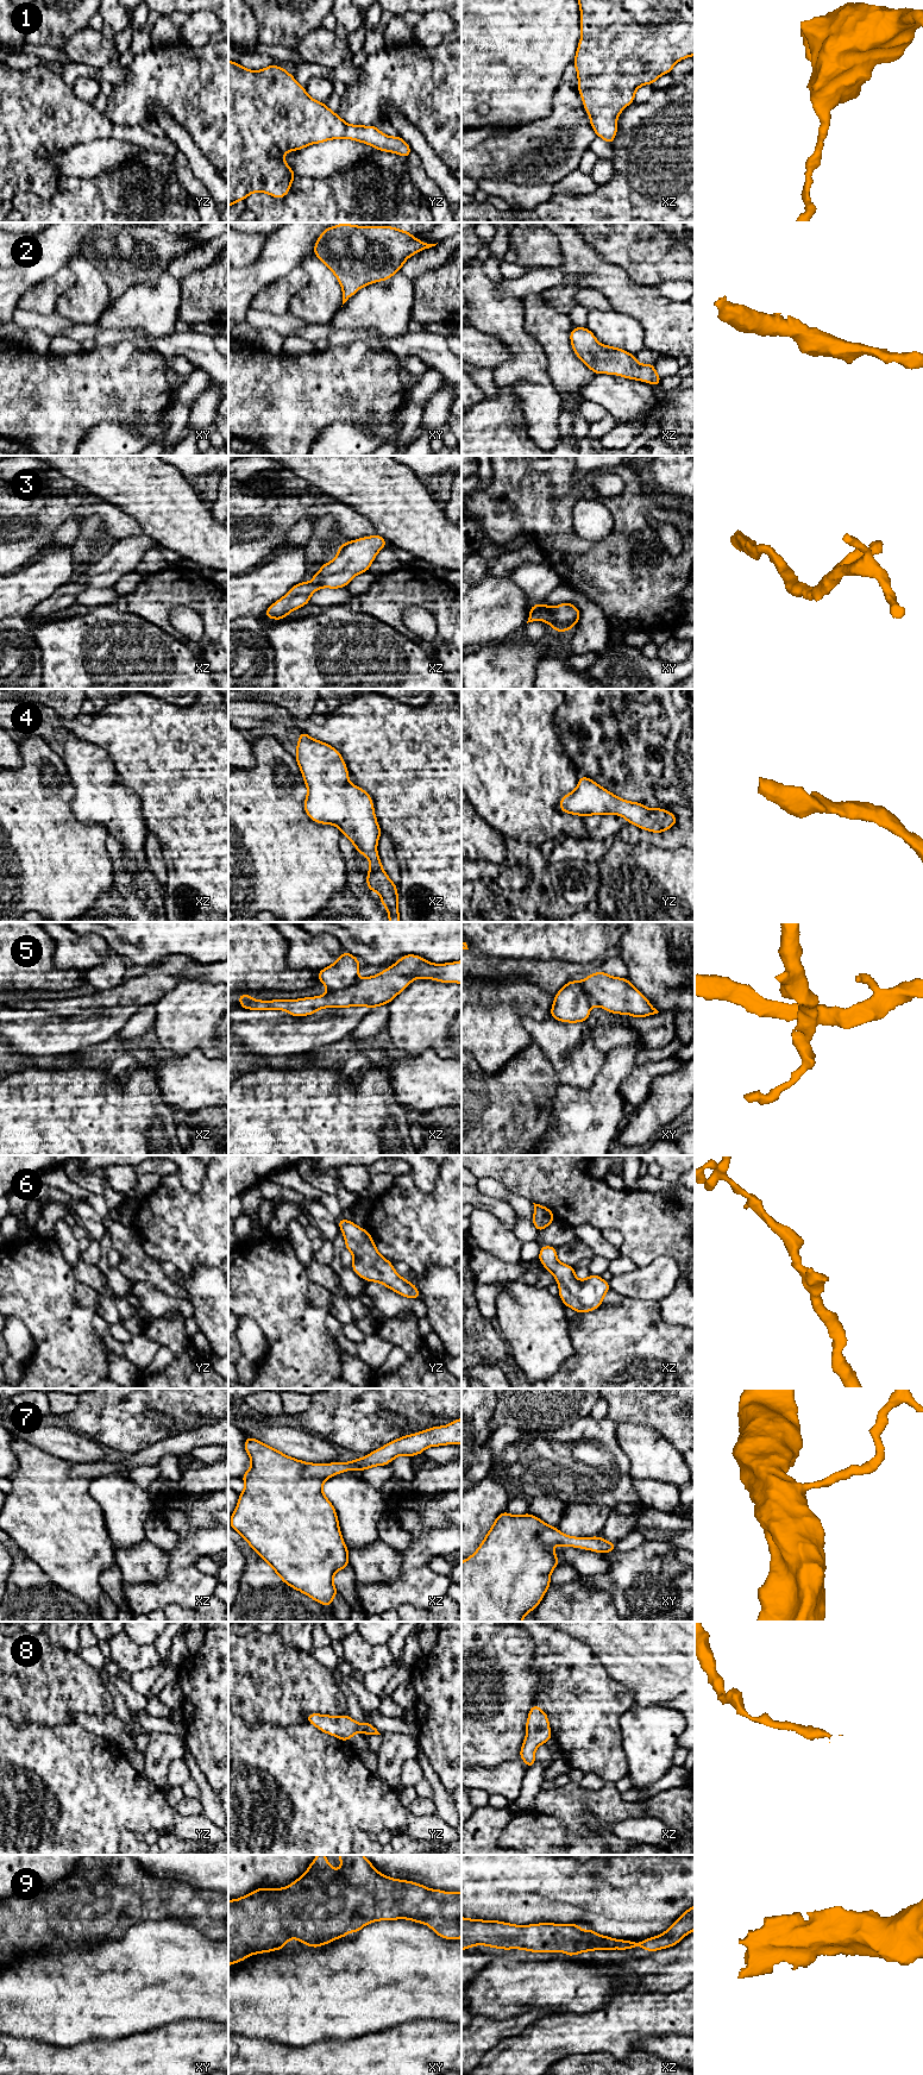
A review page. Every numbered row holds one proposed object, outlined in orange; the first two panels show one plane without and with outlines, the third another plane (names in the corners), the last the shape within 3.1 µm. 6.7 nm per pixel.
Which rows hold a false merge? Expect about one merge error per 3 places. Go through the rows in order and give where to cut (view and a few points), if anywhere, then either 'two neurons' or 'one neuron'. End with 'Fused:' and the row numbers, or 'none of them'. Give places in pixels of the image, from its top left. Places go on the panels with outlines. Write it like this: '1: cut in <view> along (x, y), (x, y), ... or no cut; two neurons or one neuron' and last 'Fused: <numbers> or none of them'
1: no cut; one neuron
2: no cut; one neuron
3: no cut; one neuron
4: no cut; one neuron
5: cut in xz along (357, 978), (347, 986), (328, 991); two neurons
6: no cut; one neuron
7: no cut; one neuron
8: no cut; one neuron
9: no cut; one neuron
Fused: 5

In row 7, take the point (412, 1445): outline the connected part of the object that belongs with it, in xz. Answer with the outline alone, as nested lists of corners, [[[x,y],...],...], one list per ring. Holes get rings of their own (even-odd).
[[[462,1418],[452,1421],[446,1427],[433,1427],[427,1430],[406,1435],[376,1449],[364,1457],[350,1462],[309,1463],[287,1456],[277,1449],[246,1436],[244,1449],[251,1457],[251,1468],[241,1475],[245,1488],[239,1493],[239,1500],[230,1519],[230,1527],[237,1530],[251,1548],[266,1561],[284,1584],[301,1591],[315,1601],[332,1607],[333,1598],[339,1593],[333,1585],[334,1574],[346,1568],[349,1548],[343,1541],[337,1511],[322,1492],[324,1482],[346,1471],[364,1471],[375,1466],[389,1465],[398,1455],[414,1456],[422,1454],[427,1447],[462,1444]]]

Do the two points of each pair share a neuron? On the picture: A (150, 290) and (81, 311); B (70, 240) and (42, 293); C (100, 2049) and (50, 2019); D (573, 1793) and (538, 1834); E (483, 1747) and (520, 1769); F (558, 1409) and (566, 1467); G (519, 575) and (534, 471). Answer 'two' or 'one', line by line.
A: two
B: two
C: two
D: two
E: two
F: two
G: two

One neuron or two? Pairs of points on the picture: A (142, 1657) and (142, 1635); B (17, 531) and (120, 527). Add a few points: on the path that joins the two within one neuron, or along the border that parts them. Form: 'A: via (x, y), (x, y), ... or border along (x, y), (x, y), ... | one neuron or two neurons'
A: border along (126, 1634), (138, 1643), (152, 1644) | two neurons
B: via (43, 512), (52, 507), (94, 507) | one neuron

